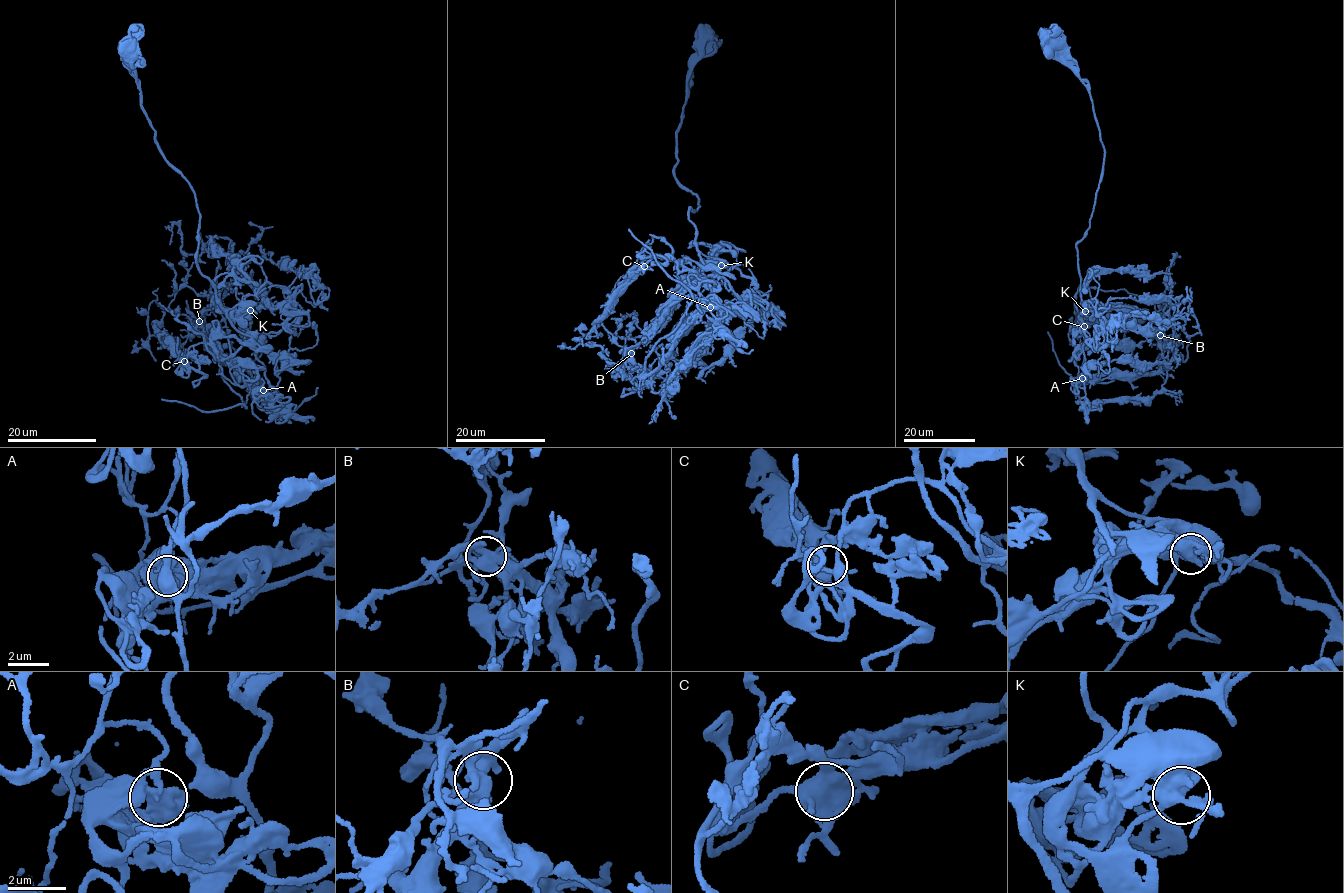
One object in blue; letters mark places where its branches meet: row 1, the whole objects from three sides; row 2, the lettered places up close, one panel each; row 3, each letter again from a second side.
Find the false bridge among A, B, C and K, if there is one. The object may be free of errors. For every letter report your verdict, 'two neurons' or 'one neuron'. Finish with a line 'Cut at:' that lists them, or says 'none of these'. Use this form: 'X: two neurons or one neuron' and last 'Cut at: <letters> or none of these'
A: one neuron
B: two neurons
C: one neuron
K: one neuron
Cut at: B

